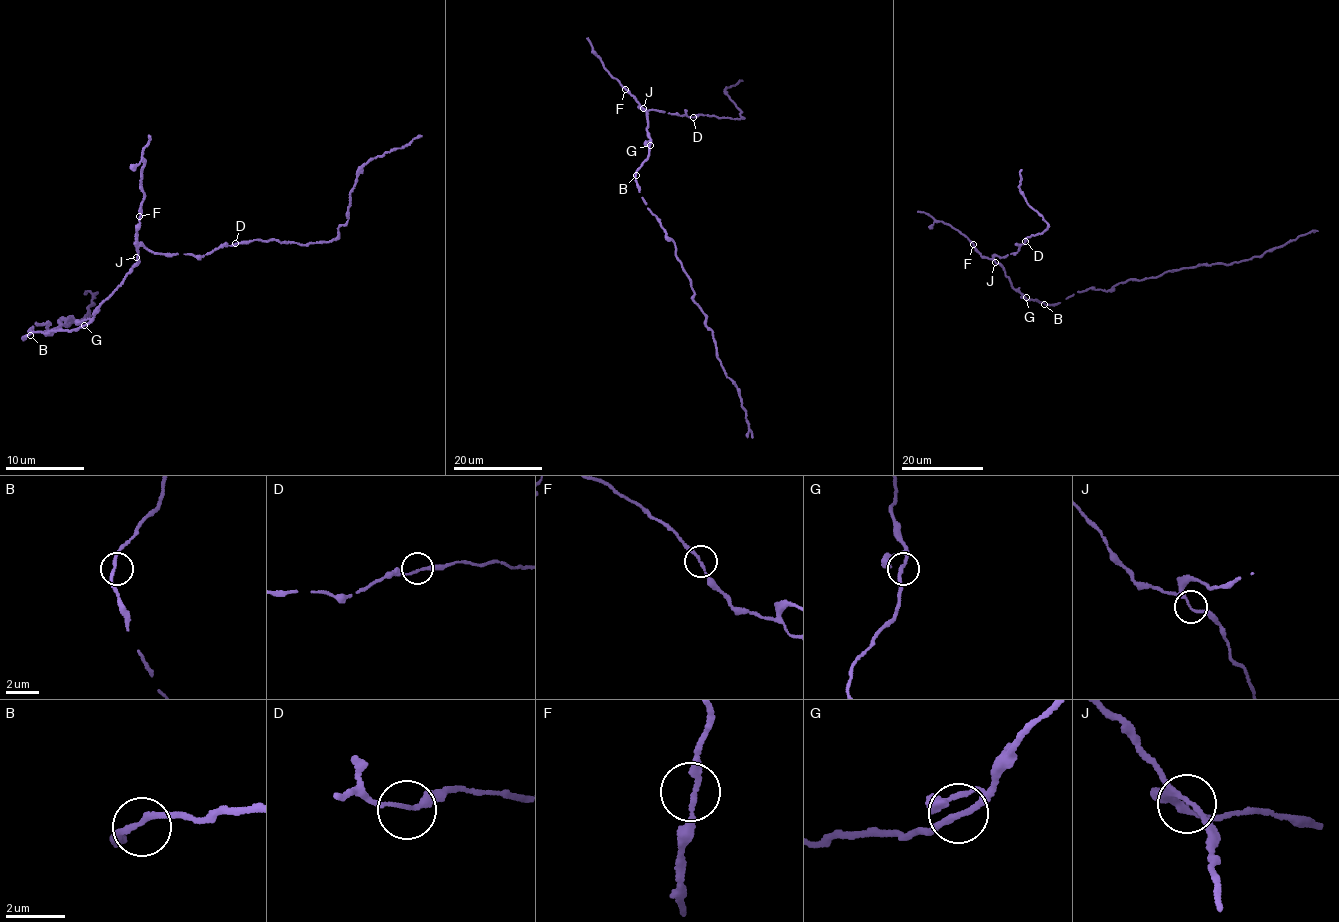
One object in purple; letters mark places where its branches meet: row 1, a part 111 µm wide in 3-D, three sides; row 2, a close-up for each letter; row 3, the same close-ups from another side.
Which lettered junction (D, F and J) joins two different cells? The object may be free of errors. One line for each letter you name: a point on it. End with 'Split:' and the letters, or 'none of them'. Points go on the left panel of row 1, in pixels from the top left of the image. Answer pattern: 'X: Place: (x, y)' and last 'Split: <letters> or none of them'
Split: none of them

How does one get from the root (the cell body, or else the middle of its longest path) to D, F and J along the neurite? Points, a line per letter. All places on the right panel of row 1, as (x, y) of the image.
D: (1044, 304), (1024, 298), (1012, 286), (1002, 266), (994, 261), (996, 255), (1016, 253), (1025, 241)
F: (1044, 304), (1024, 298), (1012, 286), (1002, 266), (981, 255), (973, 244)
J: (1044, 304), (1024, 298), (1012, 286), (1002, 266), (995, 262)

